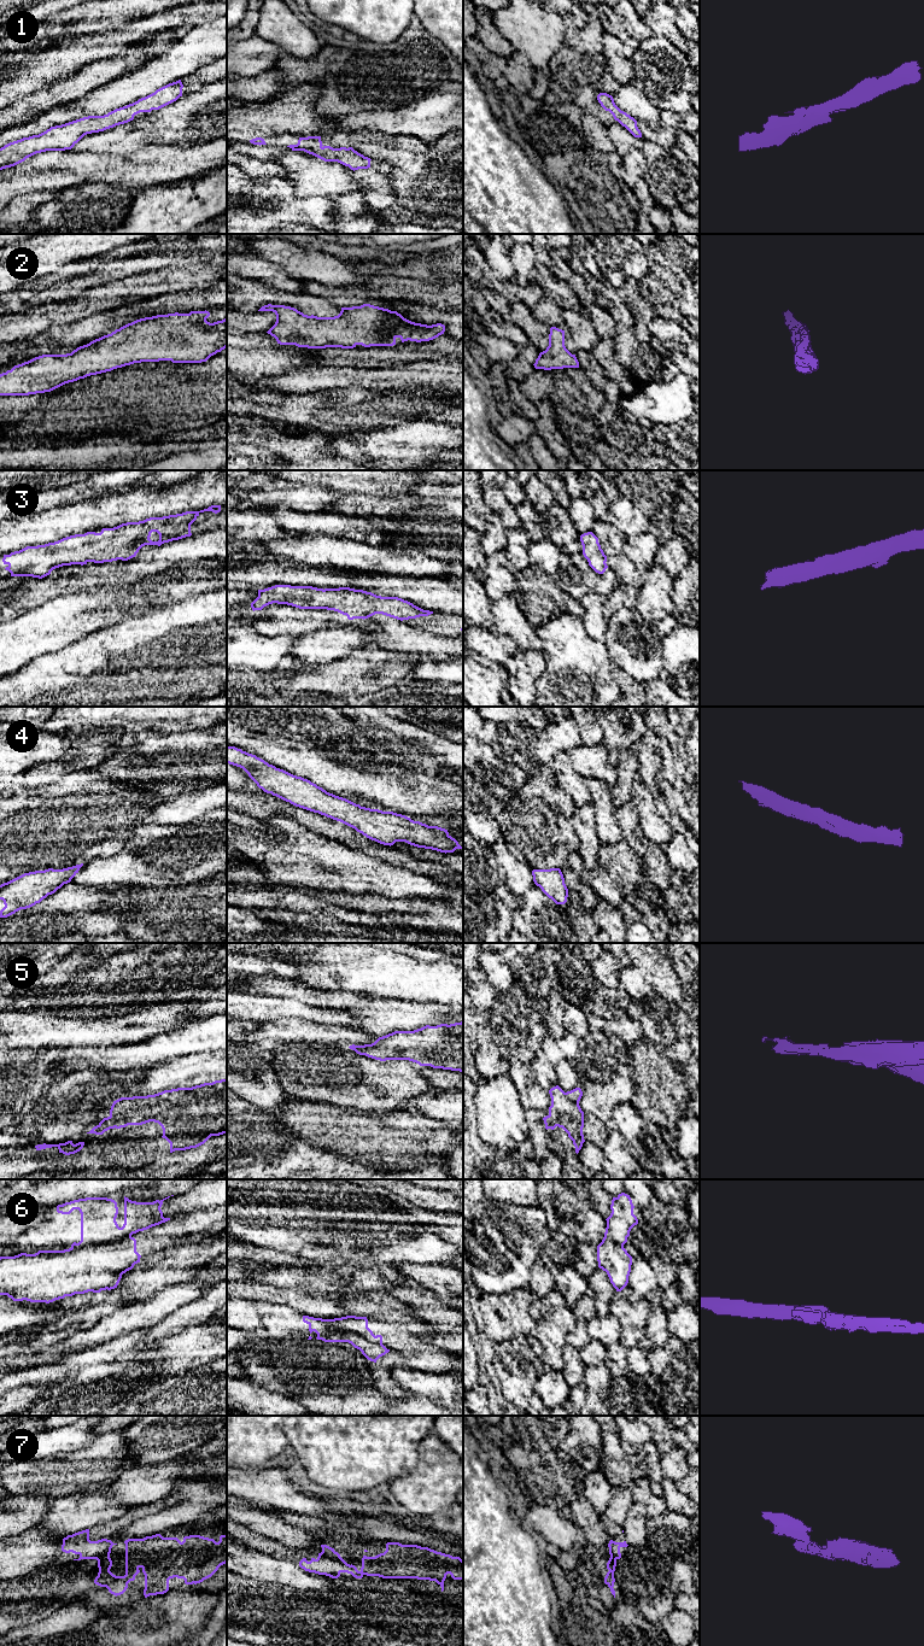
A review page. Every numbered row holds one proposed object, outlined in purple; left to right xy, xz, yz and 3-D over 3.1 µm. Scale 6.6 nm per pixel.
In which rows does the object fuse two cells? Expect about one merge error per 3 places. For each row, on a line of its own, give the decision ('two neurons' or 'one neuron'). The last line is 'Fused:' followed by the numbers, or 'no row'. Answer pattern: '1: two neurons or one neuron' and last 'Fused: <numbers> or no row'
1: one neuron
2: one neuron
3: one neuron
4: one neuron
5: one neuron
6: two neurons
7: two neurons
Fused: 6, 7

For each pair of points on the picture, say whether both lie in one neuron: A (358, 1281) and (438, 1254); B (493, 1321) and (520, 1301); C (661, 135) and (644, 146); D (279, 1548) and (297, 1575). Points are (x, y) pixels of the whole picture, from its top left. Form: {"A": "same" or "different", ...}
{"A": "different", "B": "same", "C": "different", "D": "different"}

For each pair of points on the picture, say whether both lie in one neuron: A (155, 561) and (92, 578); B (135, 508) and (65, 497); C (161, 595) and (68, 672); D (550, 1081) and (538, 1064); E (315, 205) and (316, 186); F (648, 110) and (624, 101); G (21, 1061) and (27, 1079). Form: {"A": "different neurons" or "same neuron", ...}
{"A": "same neuron", "B": "different neurons", "C": "different neurons", "D": "same neuron", "E": "different neurons", "F": "same neuron", "G": "same neuron"}

